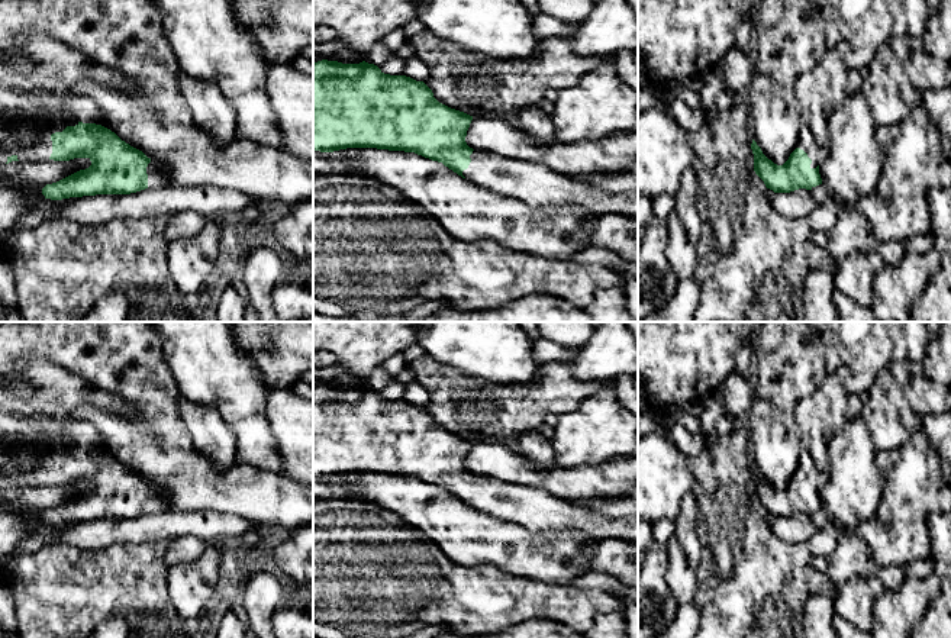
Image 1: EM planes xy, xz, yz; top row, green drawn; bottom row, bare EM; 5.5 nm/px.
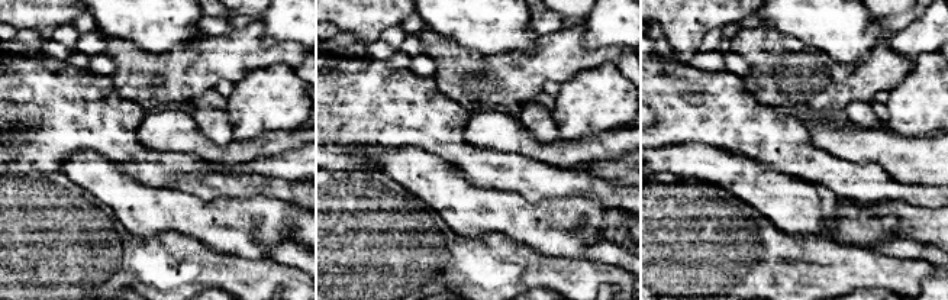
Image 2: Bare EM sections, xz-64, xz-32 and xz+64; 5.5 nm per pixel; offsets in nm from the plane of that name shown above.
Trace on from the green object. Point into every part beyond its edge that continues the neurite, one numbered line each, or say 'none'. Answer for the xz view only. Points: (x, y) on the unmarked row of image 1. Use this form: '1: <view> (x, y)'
1: xz (535, 509)

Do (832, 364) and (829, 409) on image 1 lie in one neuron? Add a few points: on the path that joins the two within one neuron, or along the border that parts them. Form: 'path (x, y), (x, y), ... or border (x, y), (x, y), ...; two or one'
border (841, 361), (847, 367), (844, 387), (850, 393); two

